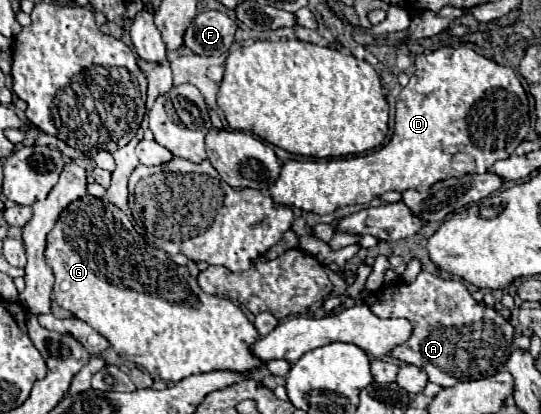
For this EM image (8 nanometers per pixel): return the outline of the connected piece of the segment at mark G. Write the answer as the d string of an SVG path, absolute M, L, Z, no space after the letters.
M86 194L64 208L48 234L46 262L56 276L56 302L98 330L122 358L146 370L154 366L164 382L180 382L186 376L210 370L248 372L262 368L260 360L250 354L250 344L258 338L258 330L244 312L228 298L202 292L188 268L176 266L166 252L148 246L116 204Z

